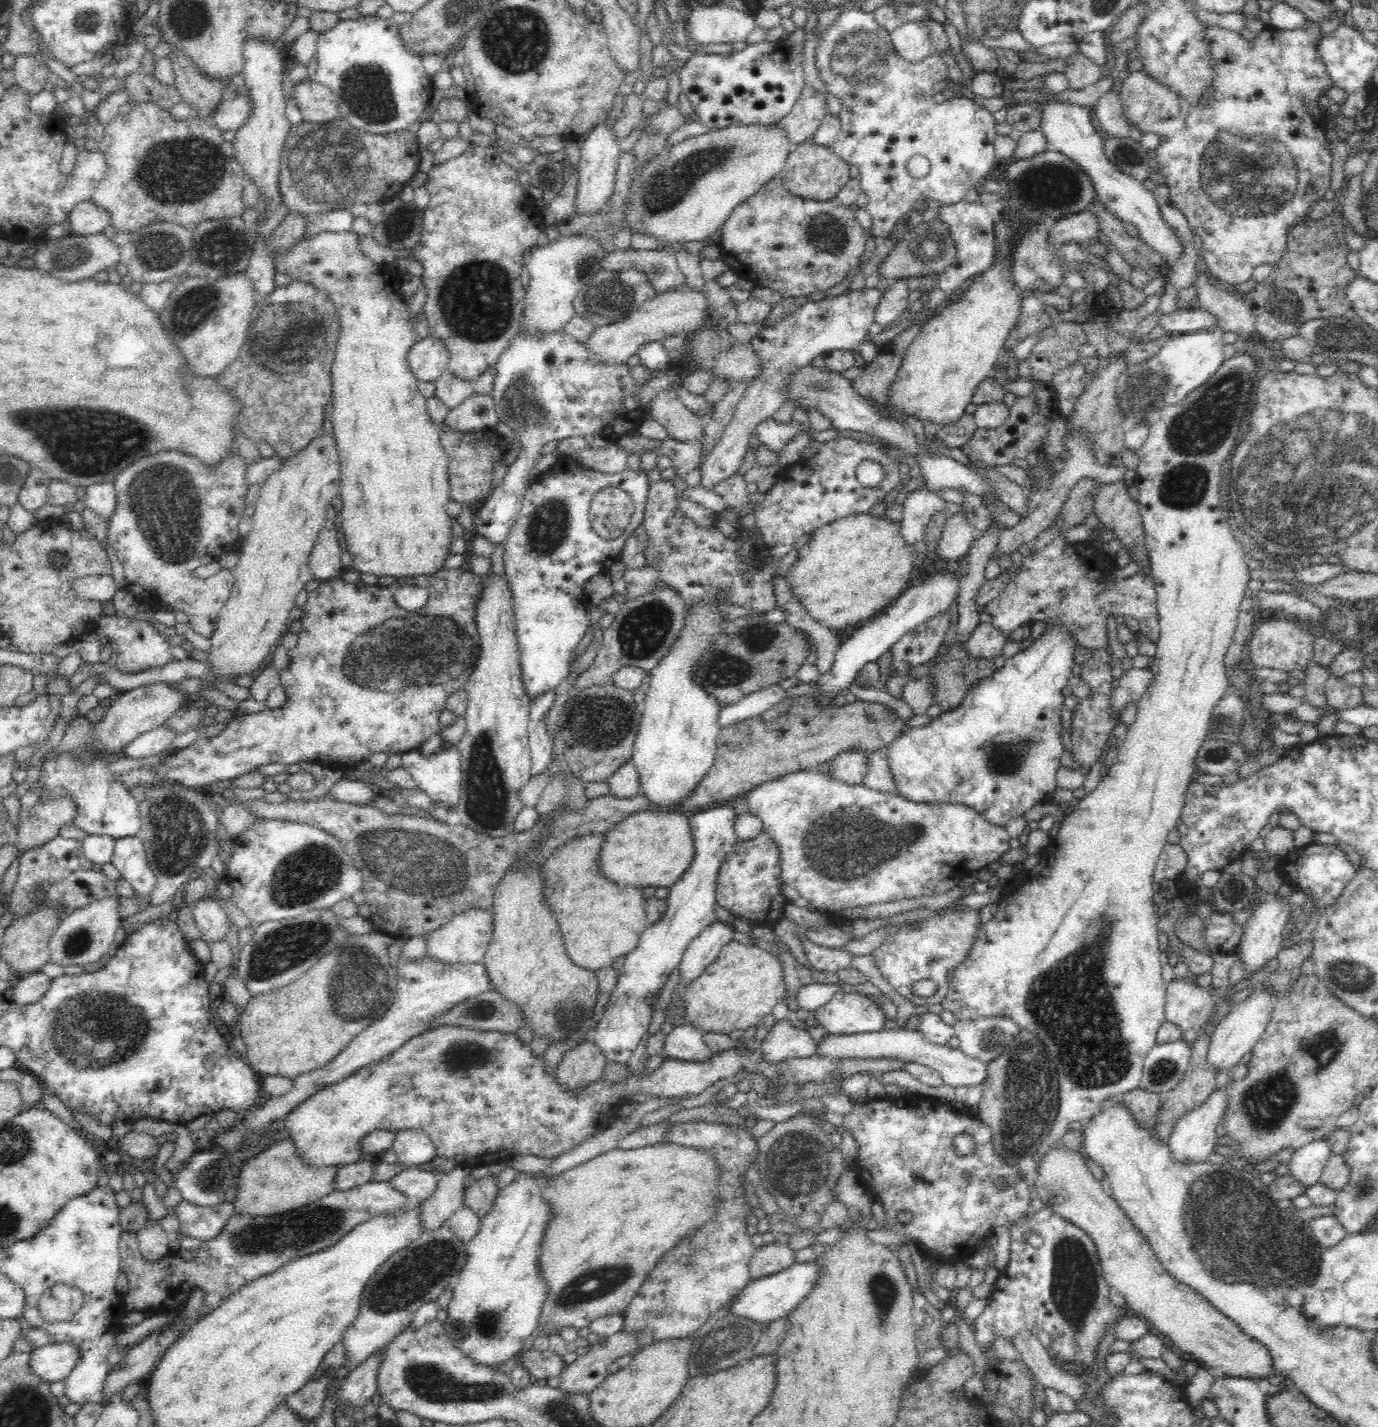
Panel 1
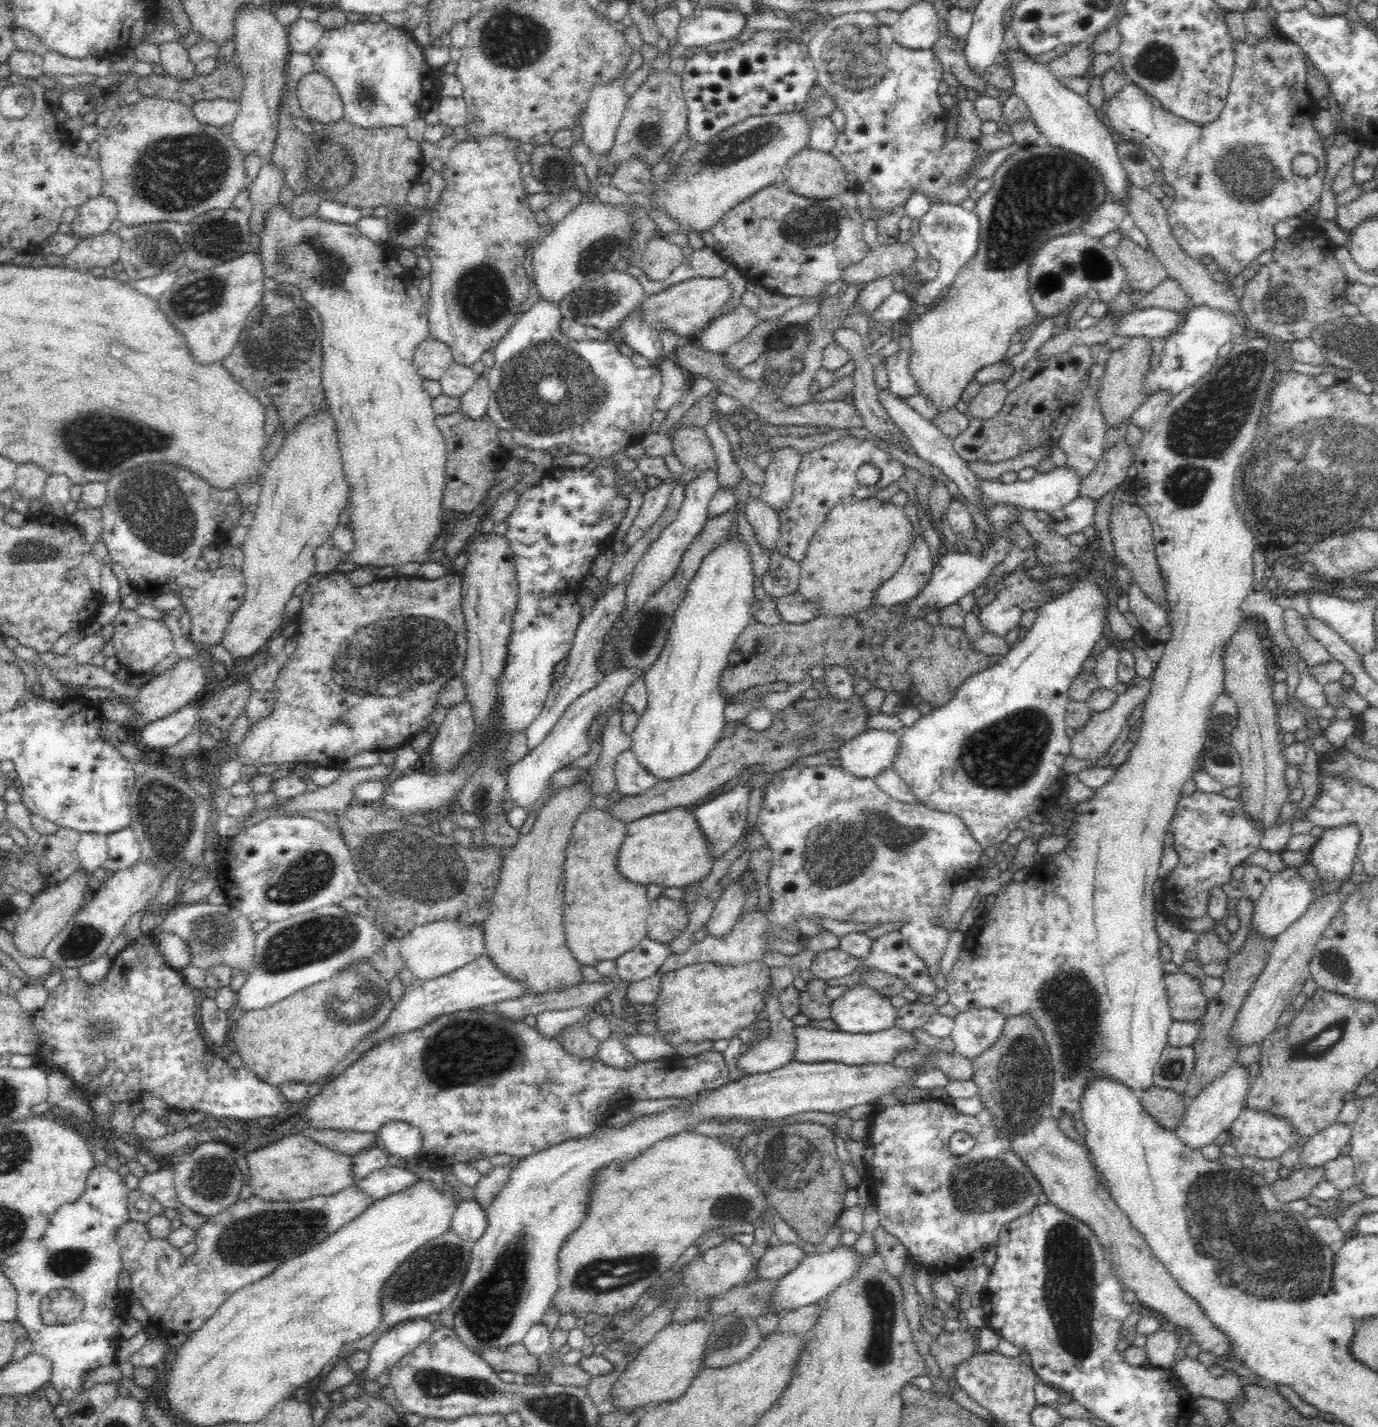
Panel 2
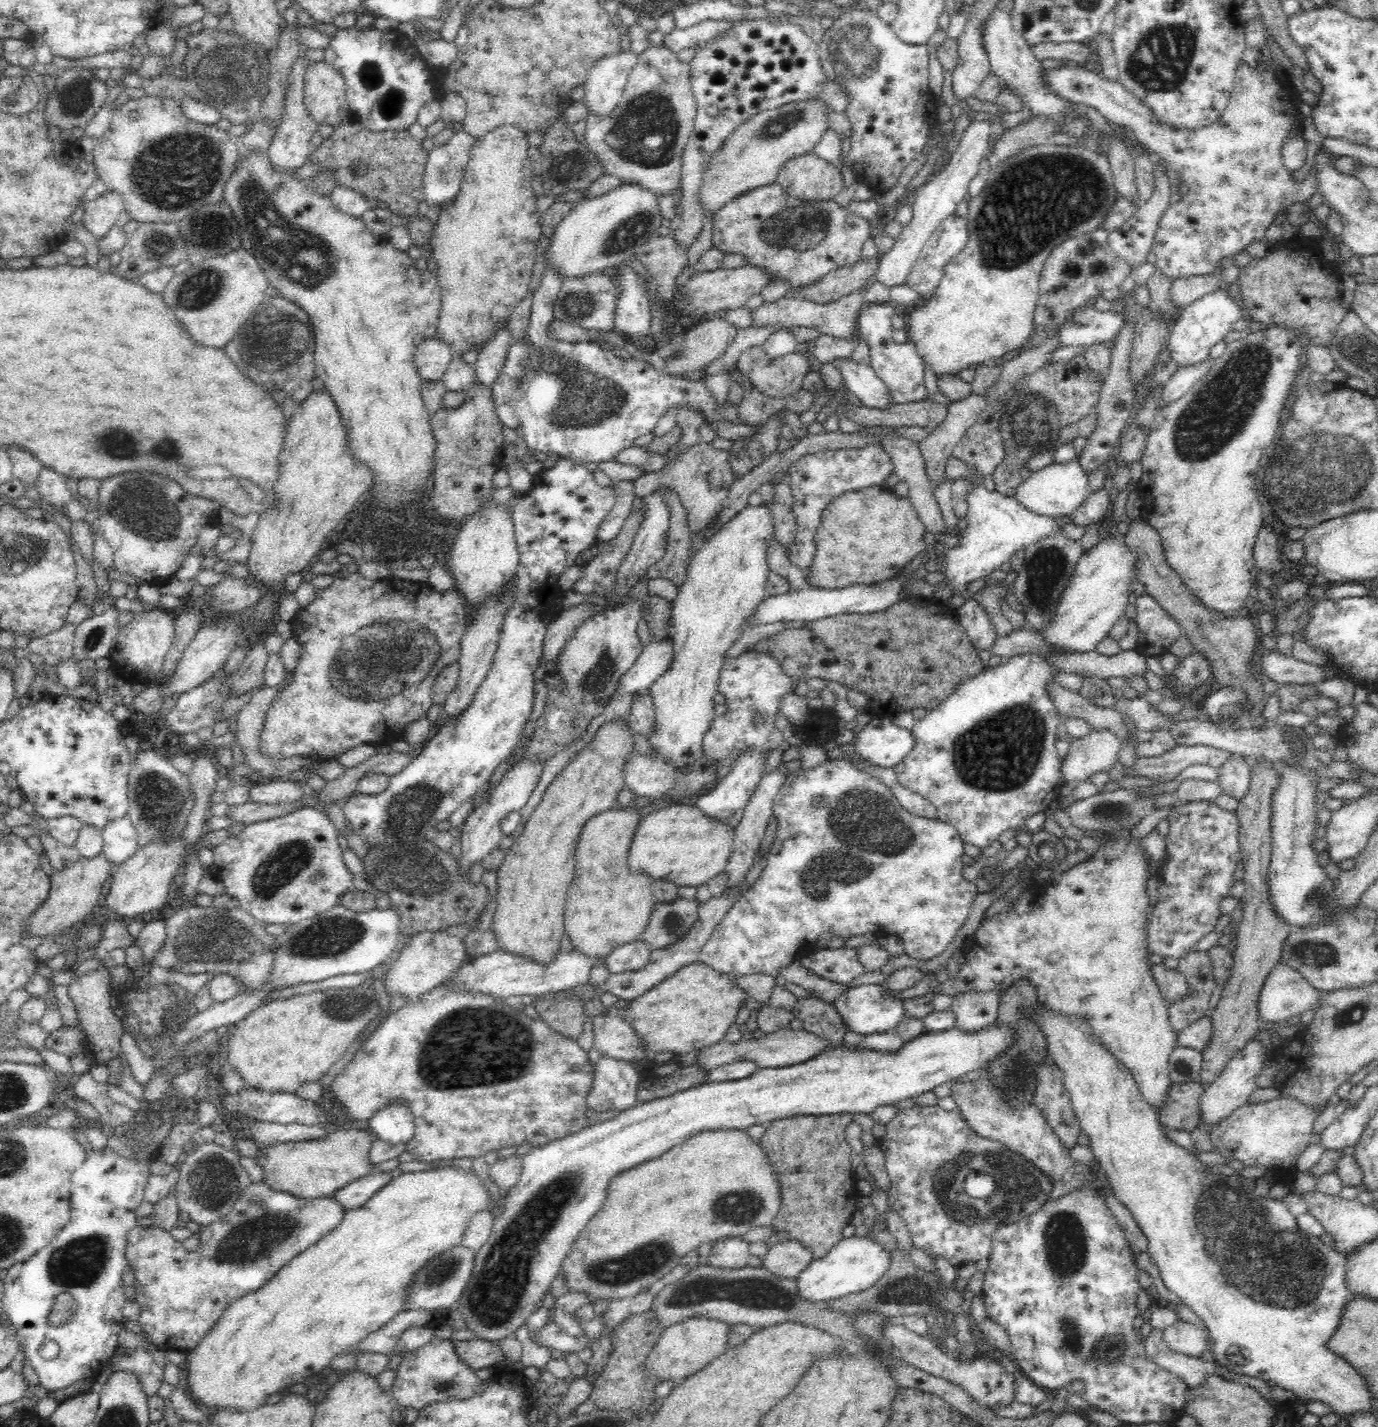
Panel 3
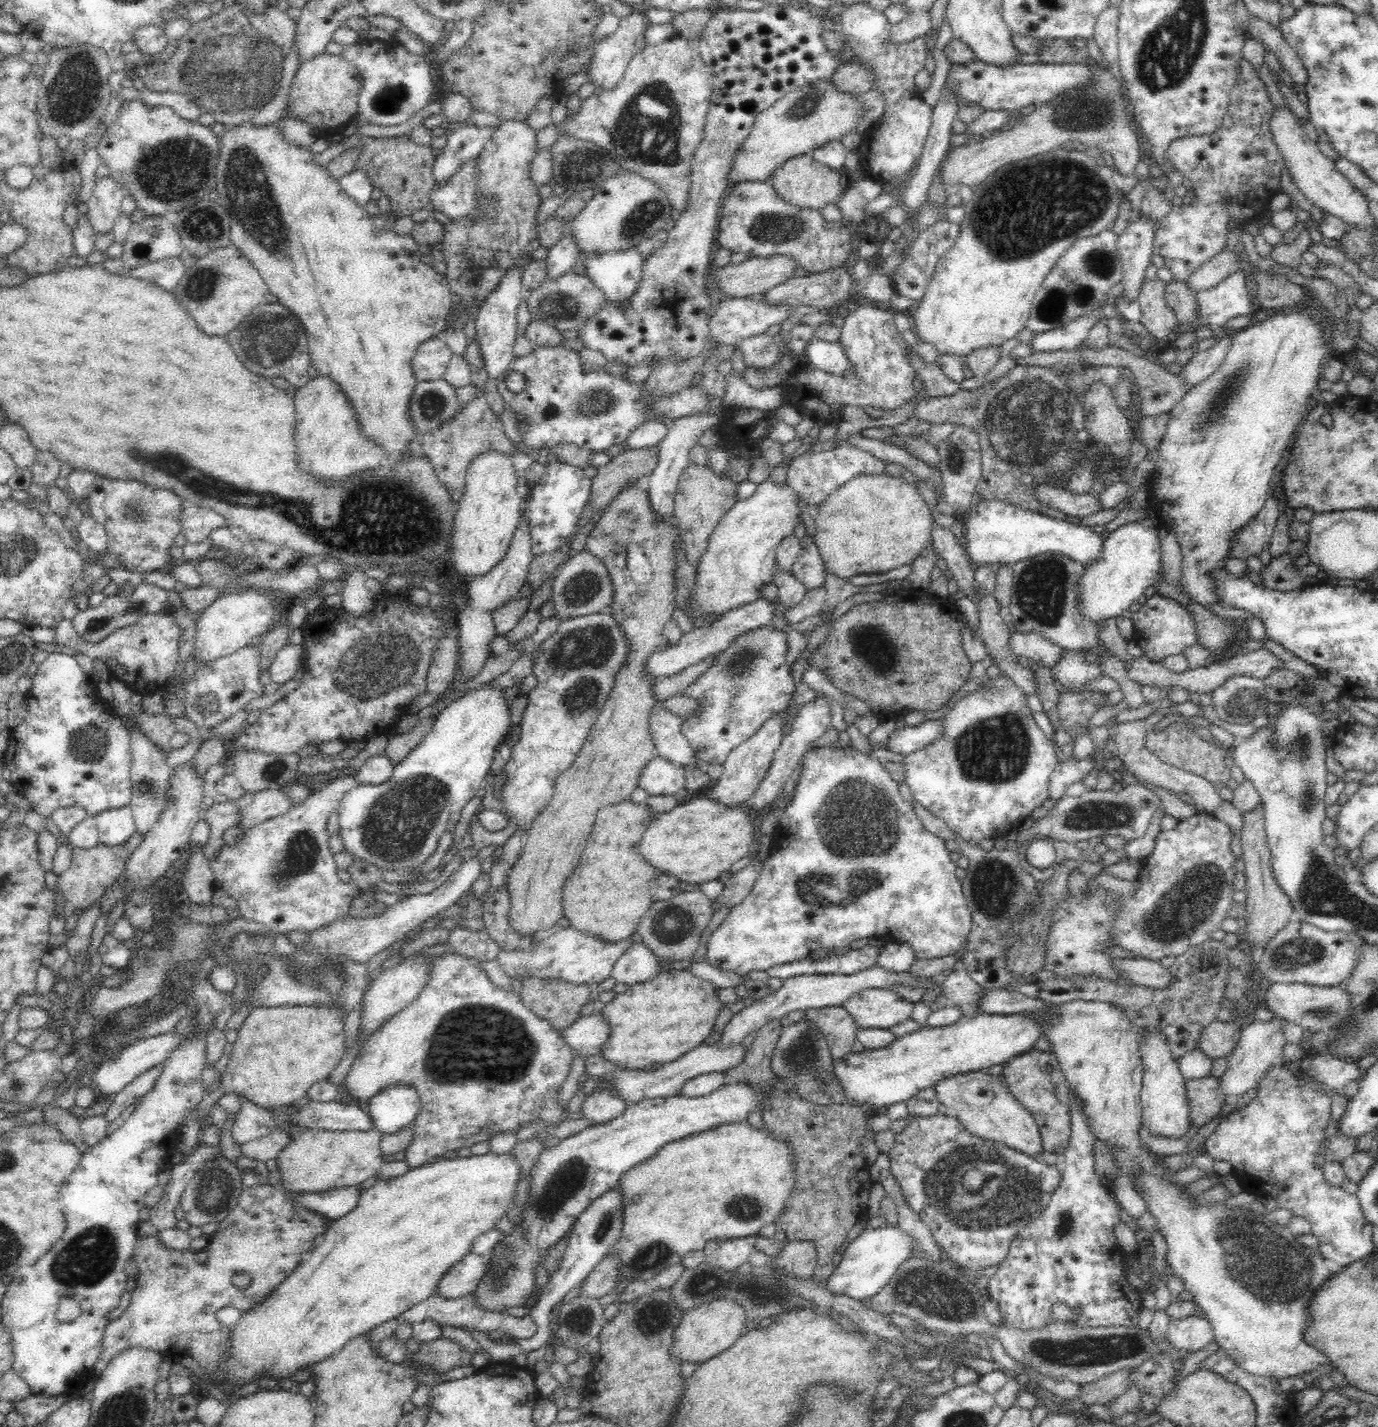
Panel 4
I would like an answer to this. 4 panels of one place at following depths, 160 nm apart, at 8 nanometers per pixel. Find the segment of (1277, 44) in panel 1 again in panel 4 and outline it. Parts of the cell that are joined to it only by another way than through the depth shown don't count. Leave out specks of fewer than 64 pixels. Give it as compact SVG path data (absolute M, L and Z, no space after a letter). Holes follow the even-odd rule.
M974 58L966 64L954 64L947 72L944 87L956 97L959 108L968 104L976 104L985 110L1005 109L1015 112L1023 107L1035 107L1050 103L1060 92L1070 88L1080 88L1082 84L1090 84L1090 69L1088 63L1064 64L988 64ZM1244 58L1240 59L1236 84L1232 87L1230 105L1221 127L1211 135L1181 136L1173 140L1167 148L1167 156L1173 162L1175 170L1190 178L1193 184L1190 193L1196 196L1193 204L1185 202L1184 205L1172 207L1155 230L1153 254L1164 257L1165 267L1172 272L1176 281L1186 282L1206 260L1212 259L1225 248L1231 219L1237 218L1243 226L1245 221L1259 218L1259 215L1269 208L1270 198L1280 191L1283 160L1278 147L1274 146L1272 141L1268 121L1275 105L1270 101L1266 85L1258 76L1250 62Z

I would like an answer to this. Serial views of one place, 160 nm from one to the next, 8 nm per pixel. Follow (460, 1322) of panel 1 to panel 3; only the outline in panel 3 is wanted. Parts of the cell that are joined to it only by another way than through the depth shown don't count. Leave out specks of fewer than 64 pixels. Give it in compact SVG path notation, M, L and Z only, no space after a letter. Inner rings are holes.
M990 1024L978 1032L966 1032L961 1028L950 1028L950 1030L943 1030L942 1032L923 1031L914 1038L904 1042L896 1052L876 1051L872 1049L850 1048L846 1045L840 1047L830 1046L814 1055L813 1058L806 1060L799 1064L792 1064L782 1067L762 1068L756 1069L756 1072L750 1074L746 1078L740 1080L727 1080L717 1083L702 1083L700 1086L687 1088L686 1090L675 1092L670 1096L662 1096L662 1098L654 1098L654 1100L638 1101L632 1108L620 1112L616 1117L606 1120L592 1122L588 1126L582 1128L578 1132L564 1136L564 1138L553 1140L544 1146L537 1146L531 1149L527 1154L523 1155L522 1170L520 1180L505 1194L503 1212L493 1222L493 1227L489 1239L484 1243L480 1250L475 1251L474 1272L472 1278L464 1290L464 1294L460 1301L456 1304L456 1309L462 1313L466 1326L472 1334L476 1335L478 1339L486 1341L500 1341L505 1337L515 1337L516 1330L527 1322L528 1316L538 1311L542 1307L542 1299L546 1294L546 1290L551 1288L551 1282L561 1272L561 1265L563 1264L564 1257L570 1252L570 1247L576 1242L576 1239L581 1235L581 1230L587 1226L588 1221L595 1215L604 1204L607 1197L607 1190L609 1182L621 1172L636 1166L637 1164L645 1163L652 1160L667 1150L670 1150L677 1144L682 1144L691 1136L704 1131L713 1131L720 1129L747 1129L752 1124L766 1124L778 1118L786 1118L786 1116L796 1115L824 1115L824 1114L842 1114L850 1113L854 1115L856 1112L862 1114L871 1114L878 1106L884 1104L896 1104L906 1098L915 1099L928 1099L931 1091L935 1086L940 1086L948 1081L957 1080L959 1077L964 1076L967 1072L976 1070L987 1066L988 1064L998 1060L1000 1056L1015 1039L1015 1030L1009 1024Z

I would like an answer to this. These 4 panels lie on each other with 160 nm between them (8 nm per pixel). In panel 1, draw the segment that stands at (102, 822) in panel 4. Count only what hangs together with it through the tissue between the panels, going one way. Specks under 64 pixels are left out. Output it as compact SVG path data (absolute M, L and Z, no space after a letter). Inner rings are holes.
M137 836L114 840L114 853L111 864L119 871L119 876L127 880L140 900L140 910L150 902L150 894L156 877L145 858L144 846Z

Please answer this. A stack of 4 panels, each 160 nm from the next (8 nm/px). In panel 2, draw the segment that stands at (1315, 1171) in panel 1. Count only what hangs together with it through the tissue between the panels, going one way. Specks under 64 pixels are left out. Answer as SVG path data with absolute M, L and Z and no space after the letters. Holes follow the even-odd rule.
M1339 1120L1316 1132L1303 1146L1298 1166L1320 1166L1340 1155L1342 1146L1350 1144L1352 1126Z

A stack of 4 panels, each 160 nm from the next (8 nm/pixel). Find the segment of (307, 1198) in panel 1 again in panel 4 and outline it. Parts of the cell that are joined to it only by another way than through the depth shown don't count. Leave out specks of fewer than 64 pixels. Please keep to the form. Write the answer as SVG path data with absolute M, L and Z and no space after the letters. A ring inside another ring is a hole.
M307 1128L295 1135L277 1156L282 1186L289 1192L322 1192L331 1188L344 1188L362 1184L373 1177L384 1163L380 1141L384 1132L376 1128L364 1131L334 1131Z

